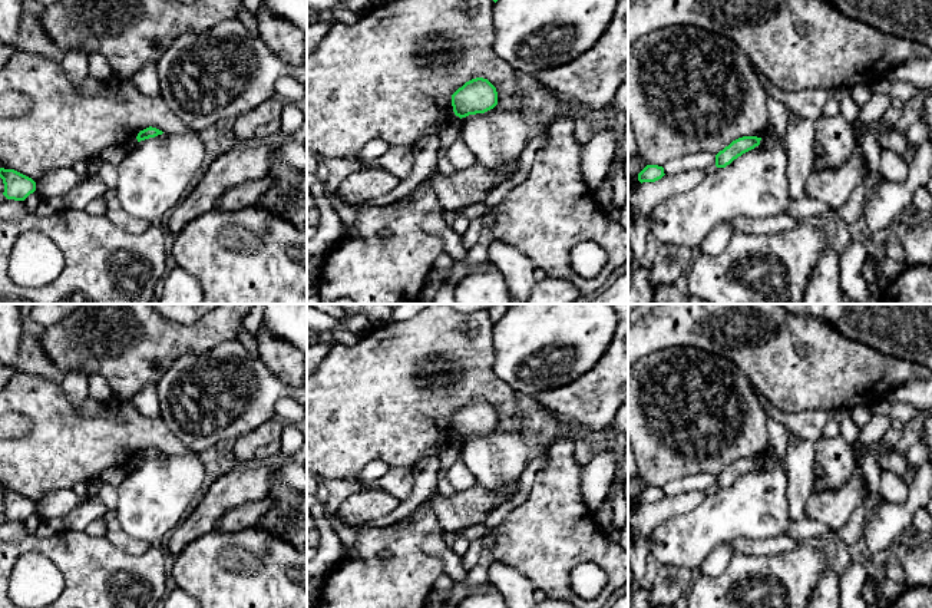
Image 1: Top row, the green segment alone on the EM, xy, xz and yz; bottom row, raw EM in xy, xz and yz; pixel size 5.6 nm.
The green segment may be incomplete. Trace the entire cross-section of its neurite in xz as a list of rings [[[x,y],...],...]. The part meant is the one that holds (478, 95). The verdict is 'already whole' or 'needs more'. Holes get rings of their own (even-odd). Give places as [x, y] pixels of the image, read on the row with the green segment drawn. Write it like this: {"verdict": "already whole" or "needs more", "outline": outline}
{"verdict": "already whole", "outline": [[[483,77],[466,82],[452,95],[452,106],[456,116],[485,113],[498,105],[496,87]]]}

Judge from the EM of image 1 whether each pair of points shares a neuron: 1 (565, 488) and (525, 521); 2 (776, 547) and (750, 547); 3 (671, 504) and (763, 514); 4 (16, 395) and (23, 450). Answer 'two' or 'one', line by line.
1: one
2: one
3: two
4: one

